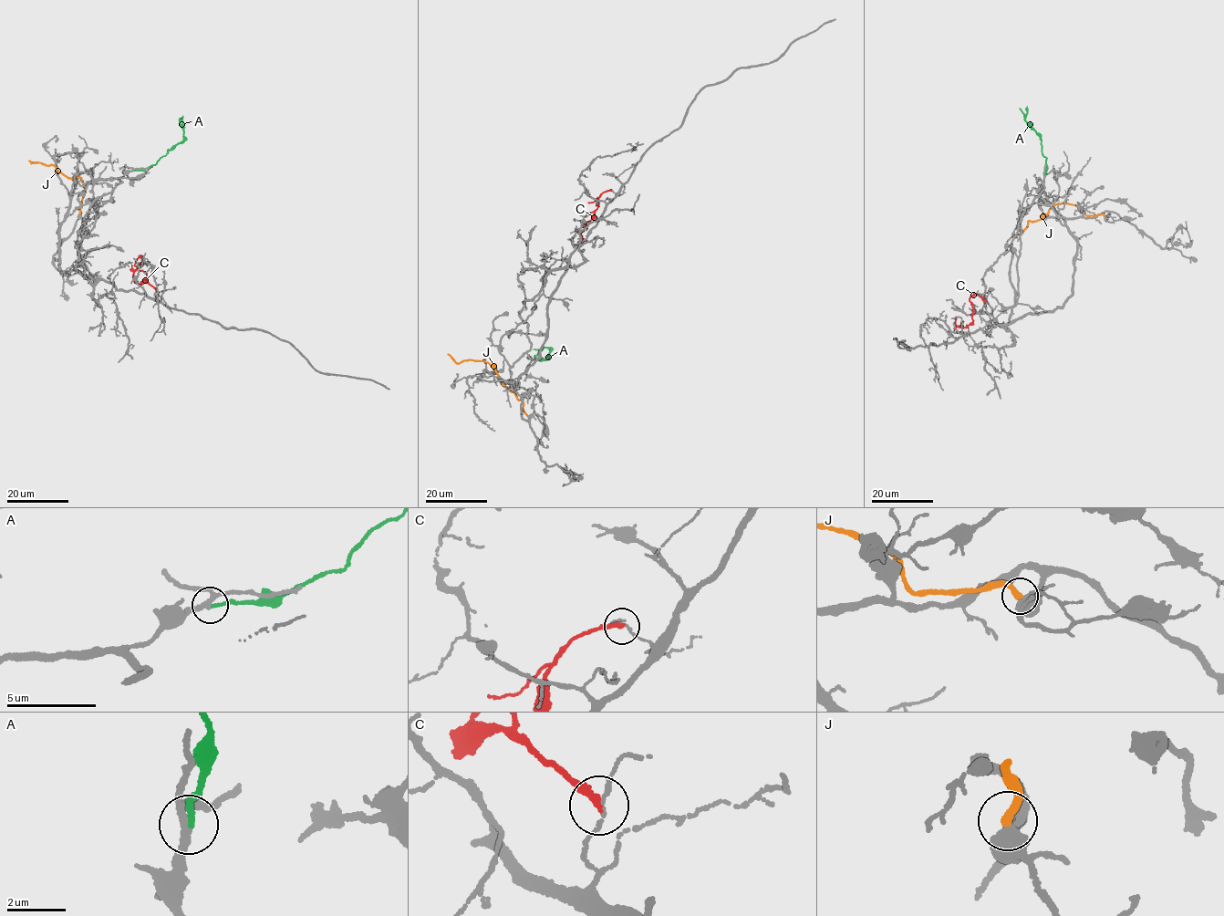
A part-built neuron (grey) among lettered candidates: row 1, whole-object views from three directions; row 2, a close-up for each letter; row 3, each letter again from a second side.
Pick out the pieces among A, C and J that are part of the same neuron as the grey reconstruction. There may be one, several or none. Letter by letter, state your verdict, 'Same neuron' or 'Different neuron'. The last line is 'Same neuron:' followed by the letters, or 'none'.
A: Different neuron
C: Different neuron
J: Different neuron
Same neuron: none

